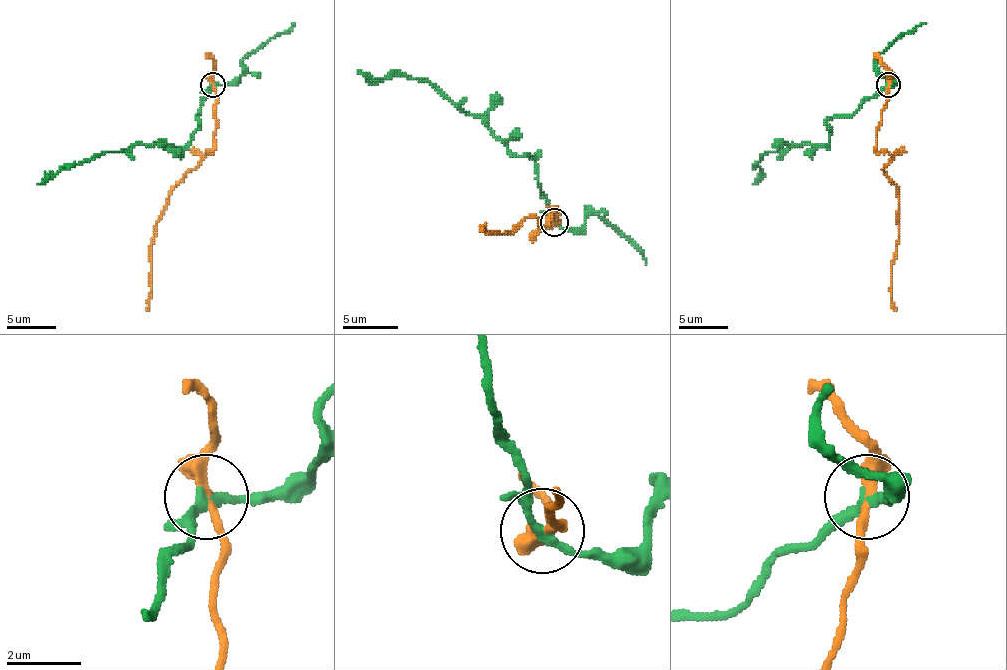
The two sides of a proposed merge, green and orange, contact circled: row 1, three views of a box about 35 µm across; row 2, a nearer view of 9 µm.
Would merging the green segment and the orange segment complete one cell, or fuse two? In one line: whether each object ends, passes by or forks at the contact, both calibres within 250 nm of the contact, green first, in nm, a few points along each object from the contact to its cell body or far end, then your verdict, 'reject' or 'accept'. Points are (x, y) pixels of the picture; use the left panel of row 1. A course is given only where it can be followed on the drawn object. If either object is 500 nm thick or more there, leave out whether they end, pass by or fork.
green passes by | orange passes by | 260/280 nm | green via (213, 85), (196, 117), (198, 129), (178, 147), (129, 147), (65, 164), (37, 184) | orange via (213, 85), (213, 149), (188, 171), (168, 196), (151, 246), (151, 298), (146, 310) | reject

